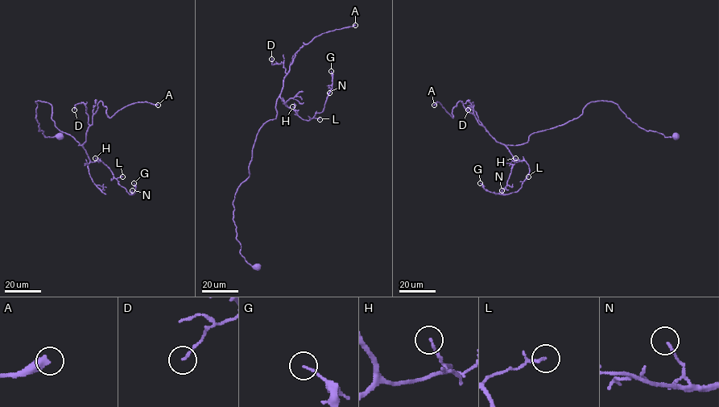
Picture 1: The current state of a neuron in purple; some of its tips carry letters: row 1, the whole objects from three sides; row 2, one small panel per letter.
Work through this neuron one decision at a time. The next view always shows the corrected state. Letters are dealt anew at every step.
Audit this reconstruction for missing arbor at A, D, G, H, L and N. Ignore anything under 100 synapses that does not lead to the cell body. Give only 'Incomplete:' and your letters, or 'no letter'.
Incomplete: A

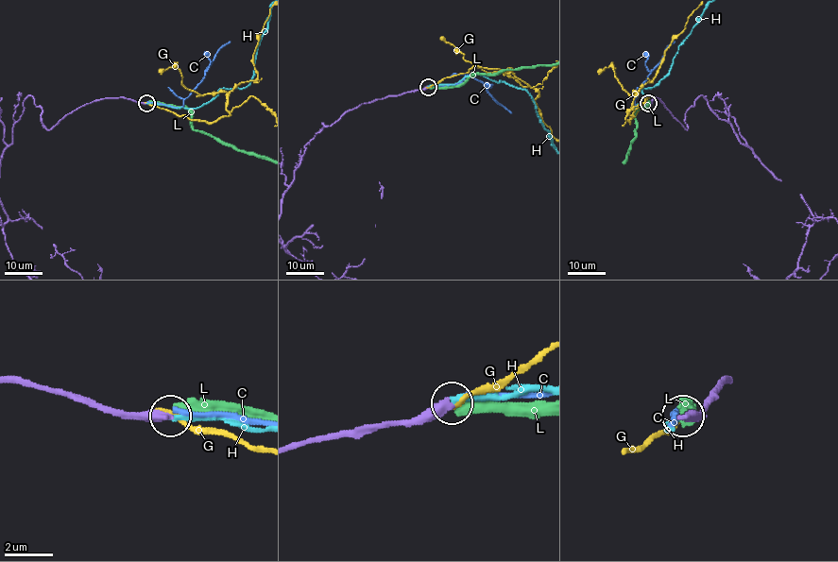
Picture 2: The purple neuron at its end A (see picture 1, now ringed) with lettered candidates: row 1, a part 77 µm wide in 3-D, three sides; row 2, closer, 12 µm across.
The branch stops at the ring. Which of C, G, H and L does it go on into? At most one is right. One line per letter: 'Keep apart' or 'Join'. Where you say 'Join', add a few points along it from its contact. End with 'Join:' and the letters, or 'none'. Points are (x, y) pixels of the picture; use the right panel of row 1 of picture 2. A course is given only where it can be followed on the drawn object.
C: Keep apart
G: Keep apart
H: Join
L: Keep apart
Join: H

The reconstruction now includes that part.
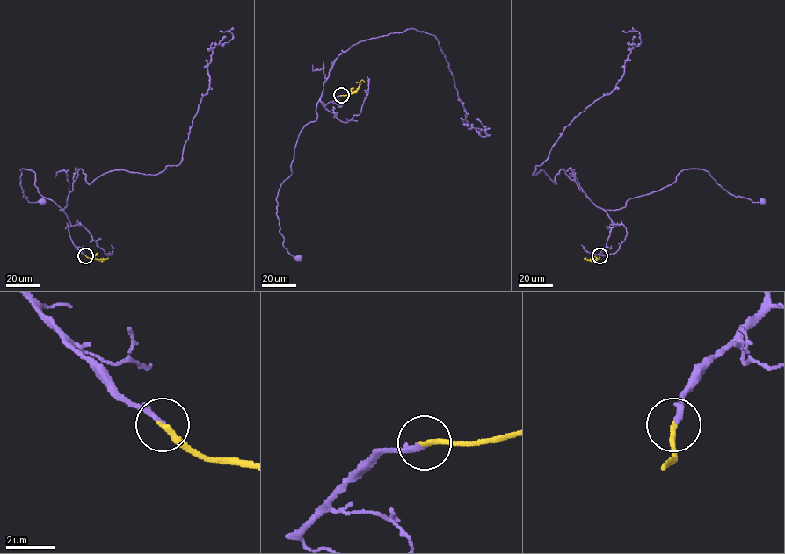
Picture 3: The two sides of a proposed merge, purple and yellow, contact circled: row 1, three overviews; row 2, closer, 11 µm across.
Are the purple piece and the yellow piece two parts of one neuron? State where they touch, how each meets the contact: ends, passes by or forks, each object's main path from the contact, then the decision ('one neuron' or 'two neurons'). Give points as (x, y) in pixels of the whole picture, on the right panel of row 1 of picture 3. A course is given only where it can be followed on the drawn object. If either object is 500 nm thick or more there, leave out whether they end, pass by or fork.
(599, 255) | purple ends | yellow ends | purple via (599, 255), (614, 226), (605, 211), (671, 185), (683, 170), (705, 169), (729, 192), (763, 202) | yellow via (599, 255), (592, 261), (585, 257) | one neuron

